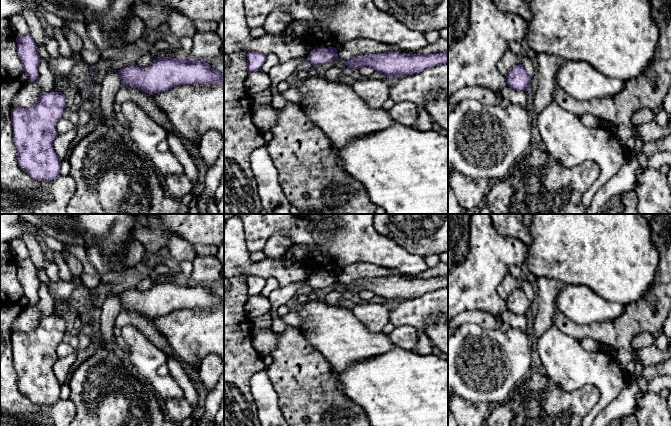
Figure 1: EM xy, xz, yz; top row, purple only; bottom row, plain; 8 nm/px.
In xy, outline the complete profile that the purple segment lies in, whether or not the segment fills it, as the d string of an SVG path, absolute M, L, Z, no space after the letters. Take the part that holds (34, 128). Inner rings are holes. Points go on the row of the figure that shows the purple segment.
M57 91L40 95L38 101L28 108L11 109L13 142L17 150L19 166L33 179L52 181L60 174L61 159L54 150L53 142L58 135L56 125L64 116L66 97Z

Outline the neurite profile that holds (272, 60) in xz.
M270 53L270 54L266 55L266 60L260 71L267 74L271 68L273 68L274 66L276 66L279 63L280 62L279 62L278 57L275 54Z

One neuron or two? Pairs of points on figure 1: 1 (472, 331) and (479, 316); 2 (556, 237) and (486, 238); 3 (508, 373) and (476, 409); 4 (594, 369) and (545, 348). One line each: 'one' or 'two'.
1: two
2: two
3: two
4: one

